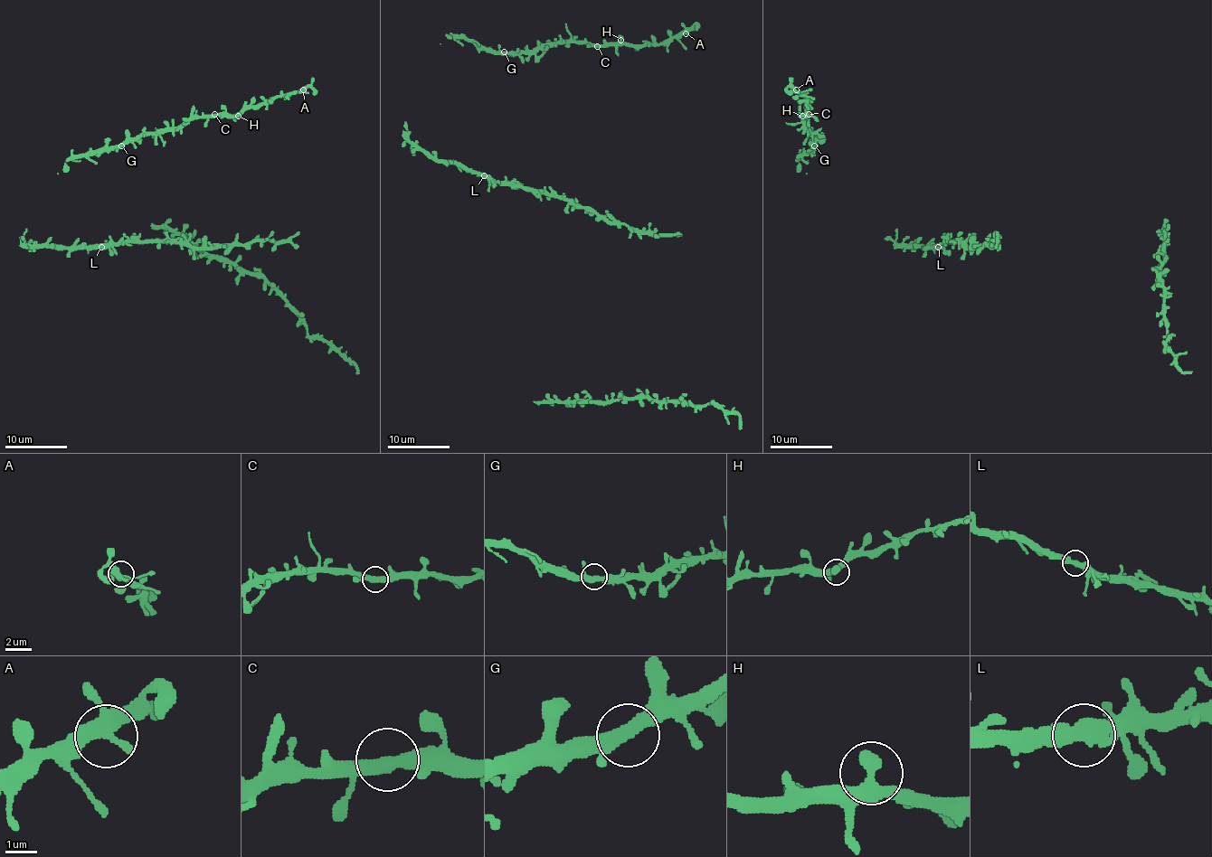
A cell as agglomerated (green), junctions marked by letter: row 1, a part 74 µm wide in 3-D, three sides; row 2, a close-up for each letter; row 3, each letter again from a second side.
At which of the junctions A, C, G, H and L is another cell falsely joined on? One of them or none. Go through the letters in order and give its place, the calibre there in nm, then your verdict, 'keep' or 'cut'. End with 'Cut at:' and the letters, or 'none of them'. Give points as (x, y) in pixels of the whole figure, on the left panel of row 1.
A: place (303, 89); calibre 400 nm; keep
C: place (214, 114); calibre 440 nm; keep
G: place (121, 145); calibre 340 nm; keep
H: place (238, 116); calibre 480 nm; keep
L: place (101, 247); calibre 480 nm; keep
Cut at: none of them

